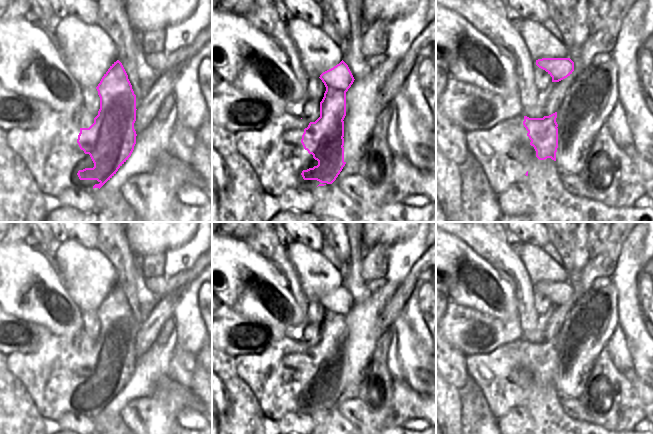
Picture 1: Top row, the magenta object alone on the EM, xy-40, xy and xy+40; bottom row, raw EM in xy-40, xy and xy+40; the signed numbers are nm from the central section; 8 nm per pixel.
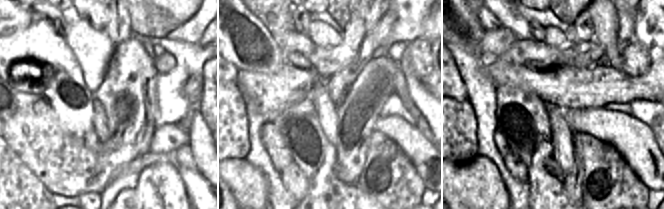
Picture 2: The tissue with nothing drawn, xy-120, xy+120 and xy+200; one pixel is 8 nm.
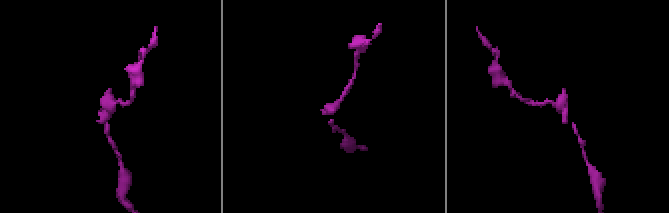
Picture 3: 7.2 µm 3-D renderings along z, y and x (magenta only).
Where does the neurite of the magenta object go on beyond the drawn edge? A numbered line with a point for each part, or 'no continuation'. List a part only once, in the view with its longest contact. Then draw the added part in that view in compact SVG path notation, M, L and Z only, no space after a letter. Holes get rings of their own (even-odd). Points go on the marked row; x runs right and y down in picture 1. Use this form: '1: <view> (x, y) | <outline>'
no continuation

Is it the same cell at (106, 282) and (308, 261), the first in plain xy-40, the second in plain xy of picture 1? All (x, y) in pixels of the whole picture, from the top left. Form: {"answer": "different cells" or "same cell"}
{"answer": "same cell"}

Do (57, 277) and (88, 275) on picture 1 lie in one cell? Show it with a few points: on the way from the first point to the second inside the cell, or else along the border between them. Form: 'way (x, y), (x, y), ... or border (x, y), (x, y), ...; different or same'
border (56, 263), (63, 277), (67, 292), (72, 299); different

